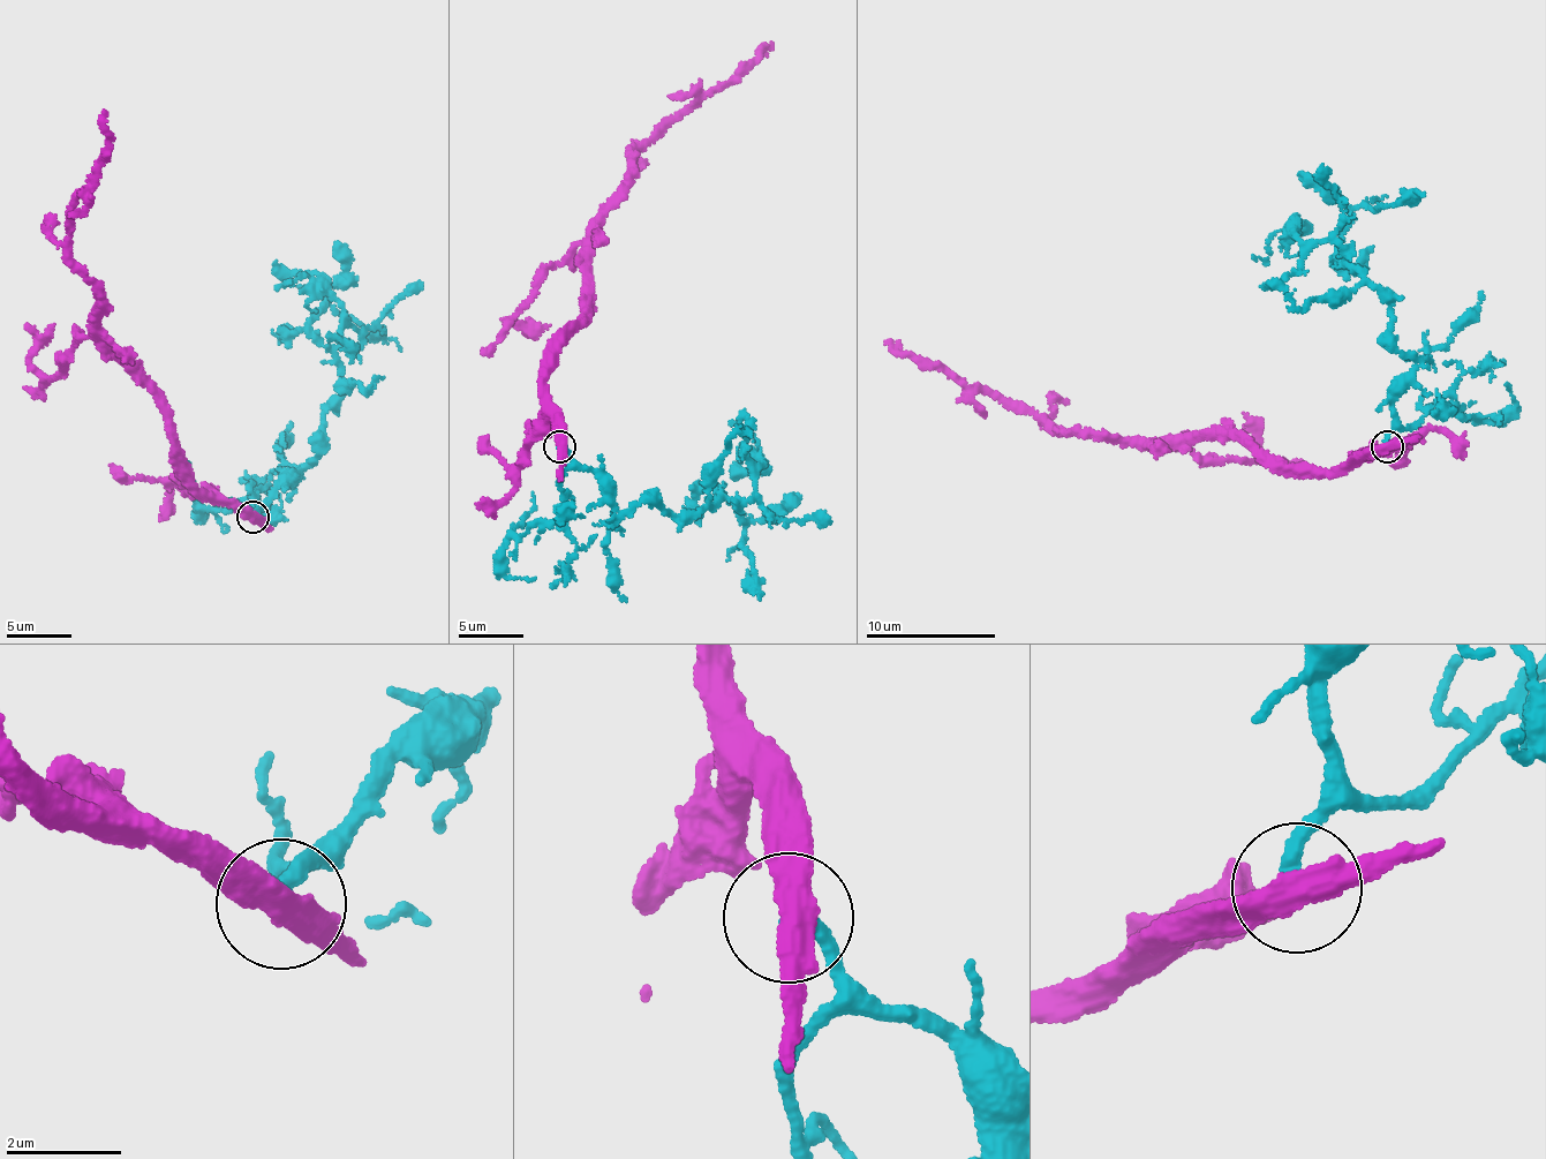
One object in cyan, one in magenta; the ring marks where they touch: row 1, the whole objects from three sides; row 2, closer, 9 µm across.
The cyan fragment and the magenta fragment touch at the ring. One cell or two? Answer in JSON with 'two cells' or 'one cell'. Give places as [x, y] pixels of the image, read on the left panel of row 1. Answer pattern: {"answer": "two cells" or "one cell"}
{"answer": "two cells"}

